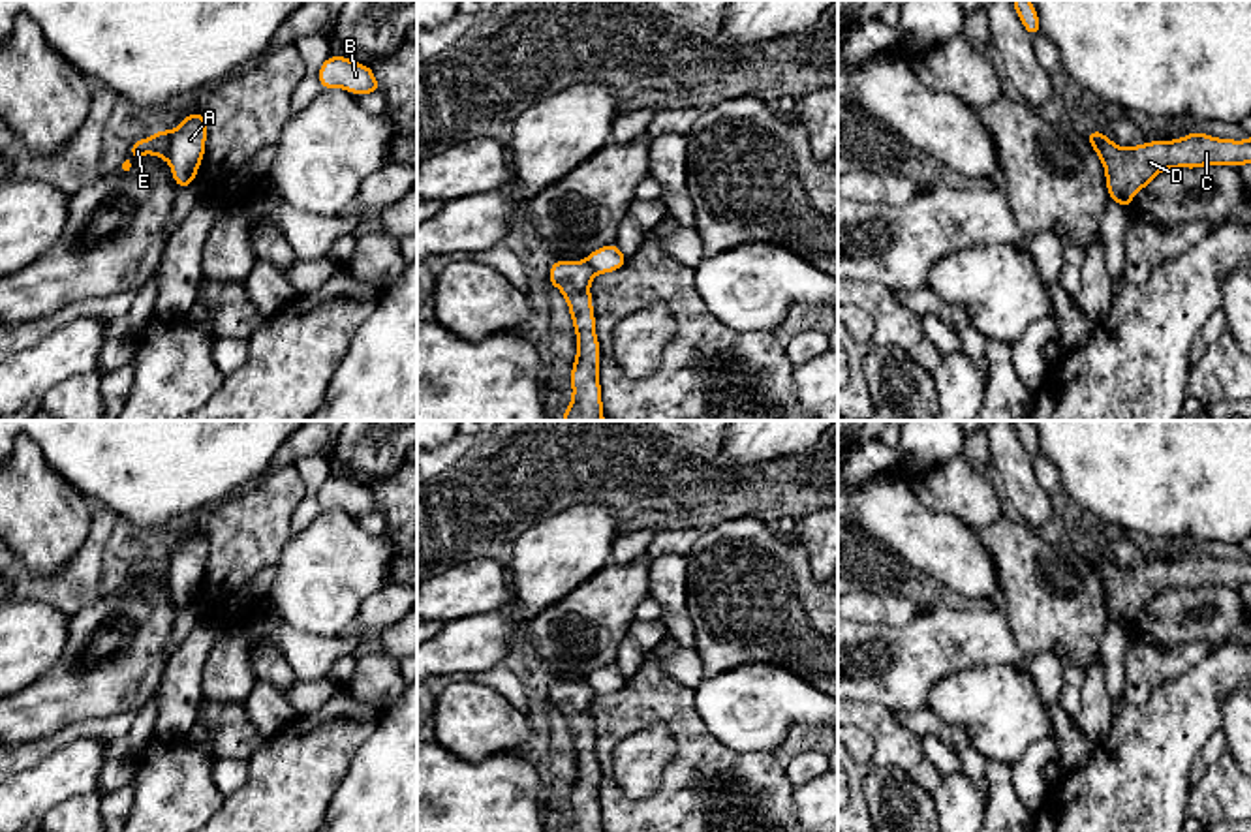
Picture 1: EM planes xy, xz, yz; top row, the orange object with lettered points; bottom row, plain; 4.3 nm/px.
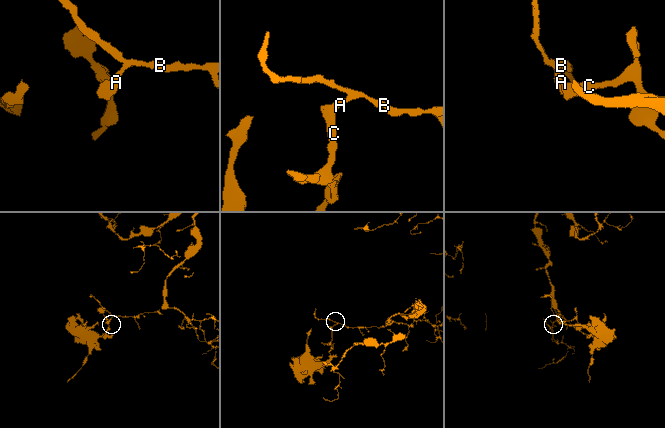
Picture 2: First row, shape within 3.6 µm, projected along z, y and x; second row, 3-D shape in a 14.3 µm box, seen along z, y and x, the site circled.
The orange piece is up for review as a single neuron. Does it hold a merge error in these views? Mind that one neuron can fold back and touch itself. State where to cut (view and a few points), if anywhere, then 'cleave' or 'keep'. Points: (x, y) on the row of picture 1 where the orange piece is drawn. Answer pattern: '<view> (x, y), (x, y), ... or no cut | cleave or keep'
xy (164, 132), (168, 158) | cleave

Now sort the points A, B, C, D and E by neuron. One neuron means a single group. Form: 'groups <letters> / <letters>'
groups A B / C D E

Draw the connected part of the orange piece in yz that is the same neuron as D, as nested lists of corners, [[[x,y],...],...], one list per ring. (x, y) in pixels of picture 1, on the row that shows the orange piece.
[[[1191,131],[1176,141],[1151,141],[1131,148],[1104,137],[1101,146],[1108,197],[1123,208],[1131,207],[1133,195],[1166,169],[1251,163],[1251,137],[1232,141]]]

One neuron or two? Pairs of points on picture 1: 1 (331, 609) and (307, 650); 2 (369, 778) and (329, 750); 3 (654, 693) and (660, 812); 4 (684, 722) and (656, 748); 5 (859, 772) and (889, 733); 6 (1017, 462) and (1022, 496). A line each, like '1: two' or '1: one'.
1: two
2: two
3: one
4: two
5: one
6: one

